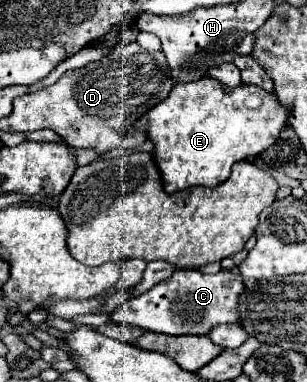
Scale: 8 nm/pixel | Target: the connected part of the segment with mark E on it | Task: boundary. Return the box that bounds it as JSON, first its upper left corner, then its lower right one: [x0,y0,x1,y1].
[136,77,290,193]

